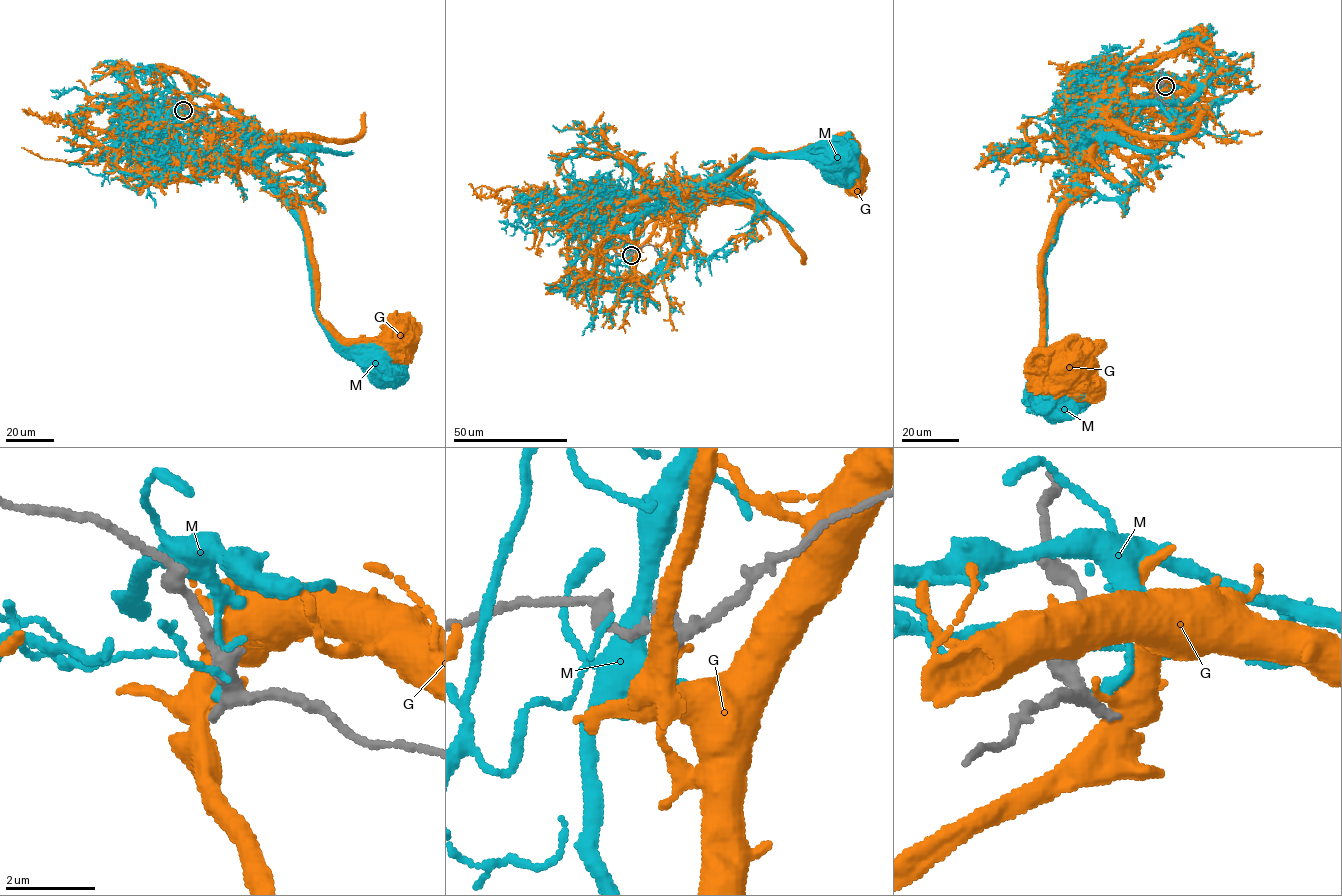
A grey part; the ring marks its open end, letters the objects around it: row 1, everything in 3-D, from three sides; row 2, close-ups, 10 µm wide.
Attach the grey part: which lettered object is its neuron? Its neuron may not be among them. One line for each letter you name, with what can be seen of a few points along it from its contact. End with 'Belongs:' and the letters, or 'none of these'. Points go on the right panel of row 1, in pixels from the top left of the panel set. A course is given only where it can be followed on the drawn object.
Belongs: none of these

